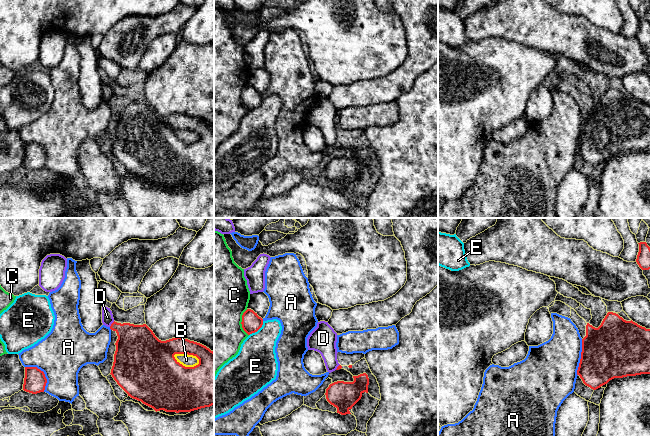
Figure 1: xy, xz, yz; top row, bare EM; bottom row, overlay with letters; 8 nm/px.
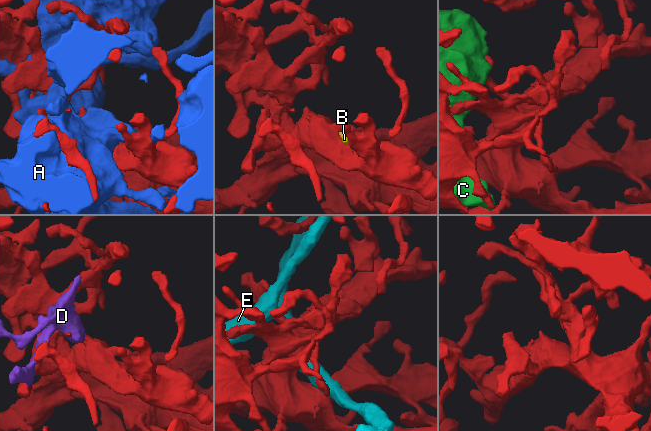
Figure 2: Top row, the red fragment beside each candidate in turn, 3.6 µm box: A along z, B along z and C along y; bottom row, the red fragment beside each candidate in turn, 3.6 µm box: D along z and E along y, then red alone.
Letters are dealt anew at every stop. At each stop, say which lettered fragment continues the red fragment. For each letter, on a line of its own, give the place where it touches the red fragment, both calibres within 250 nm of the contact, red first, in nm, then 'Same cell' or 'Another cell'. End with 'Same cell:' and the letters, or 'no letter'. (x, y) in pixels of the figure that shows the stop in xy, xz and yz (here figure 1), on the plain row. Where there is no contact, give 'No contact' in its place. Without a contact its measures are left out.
A: Touches red at xy (43, 149). Thickness 180 nm (red) against 380 nm. Another cell
B: Touches red at xy (188, 130). Thickness 300 nm (red) against 100 nm. Another cell
C: Touches red at xz (241, 98). Thickness 160 nm (red) against 460 nm. Another cell
D: Touches red at xy (111, 100). Thickness 300 nm (red) against 100 nm. Another cell
E: Touches red at xz (257, 106). Thickness 160 nm (red) against 320 nm. Another cell
Same cell: no letter

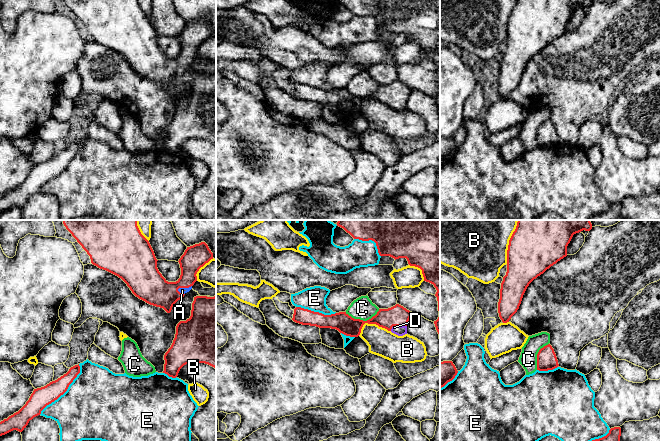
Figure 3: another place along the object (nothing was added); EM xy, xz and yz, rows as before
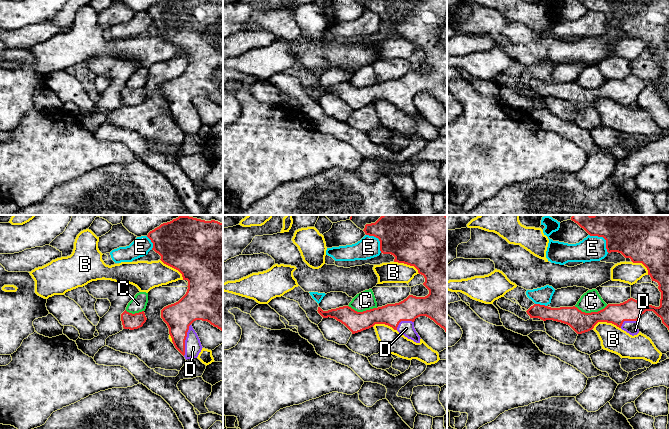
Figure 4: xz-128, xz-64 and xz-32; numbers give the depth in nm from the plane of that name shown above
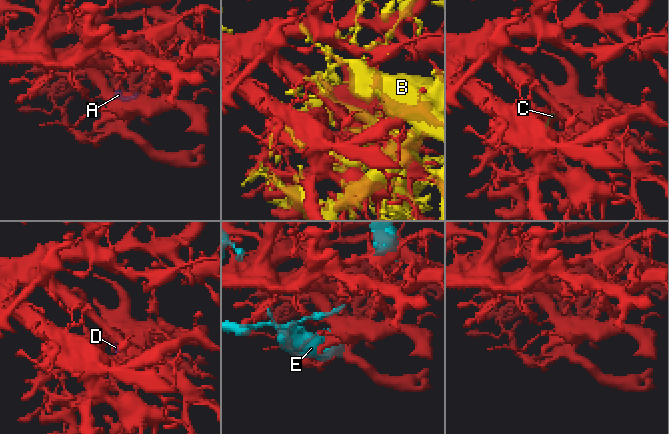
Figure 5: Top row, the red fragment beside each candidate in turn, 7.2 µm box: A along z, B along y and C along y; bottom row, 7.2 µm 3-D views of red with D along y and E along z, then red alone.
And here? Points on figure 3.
A: Touches red at xy (184, 63). Thickness 240 nm (red) against 50 nm. Same cell
B: Touches red at yz (509, 20). Thickness 400 nm (red) against 440 nm. Another cell
C: Touches red at xz (362, 96). Thickness 160 nm (red) against 180 nm. Another cell
D: Touches red at xz (397, 101). Thickness 160 nm (red) against 80 nm. Same cell
E: Touches red at xy (65, 167). Thickness 160 nm (red) against 500 nm. Another cell
Same cell: A, D

